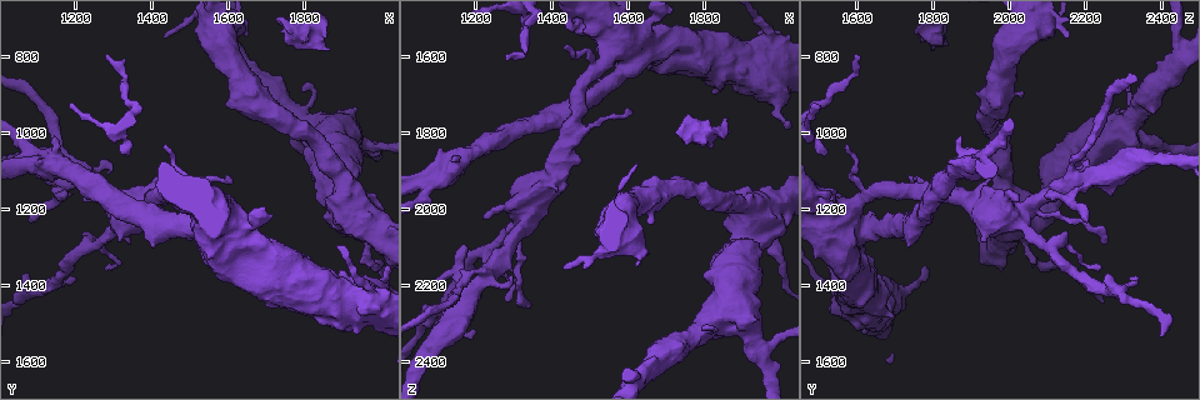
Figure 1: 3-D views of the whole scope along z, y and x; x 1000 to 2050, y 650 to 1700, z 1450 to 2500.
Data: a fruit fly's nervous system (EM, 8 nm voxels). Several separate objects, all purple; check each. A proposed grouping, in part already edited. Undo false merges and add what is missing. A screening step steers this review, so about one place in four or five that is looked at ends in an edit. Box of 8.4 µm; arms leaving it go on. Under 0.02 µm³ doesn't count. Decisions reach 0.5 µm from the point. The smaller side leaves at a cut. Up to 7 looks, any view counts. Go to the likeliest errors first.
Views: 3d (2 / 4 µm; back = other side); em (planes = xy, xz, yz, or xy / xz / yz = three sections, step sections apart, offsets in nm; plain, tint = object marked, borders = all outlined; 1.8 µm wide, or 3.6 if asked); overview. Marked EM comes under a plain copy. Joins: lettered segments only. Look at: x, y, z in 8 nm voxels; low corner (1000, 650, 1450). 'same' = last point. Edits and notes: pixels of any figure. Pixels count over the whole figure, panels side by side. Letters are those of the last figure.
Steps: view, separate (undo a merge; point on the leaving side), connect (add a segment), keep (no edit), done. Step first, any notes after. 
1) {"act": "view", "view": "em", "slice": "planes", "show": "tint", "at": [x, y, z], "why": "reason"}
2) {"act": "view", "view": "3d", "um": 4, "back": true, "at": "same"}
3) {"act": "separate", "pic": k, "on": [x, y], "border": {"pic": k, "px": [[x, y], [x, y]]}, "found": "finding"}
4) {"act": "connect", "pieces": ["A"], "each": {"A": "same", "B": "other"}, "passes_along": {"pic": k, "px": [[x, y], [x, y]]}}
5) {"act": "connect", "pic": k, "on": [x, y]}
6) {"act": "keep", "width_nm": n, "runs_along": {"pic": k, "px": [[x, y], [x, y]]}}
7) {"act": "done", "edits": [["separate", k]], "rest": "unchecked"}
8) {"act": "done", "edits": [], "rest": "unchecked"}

{"act": "view", "view": "em", "slice": "planes", "show": "borders", "at": [1285, 800, 1605], "why": "tapers out"}

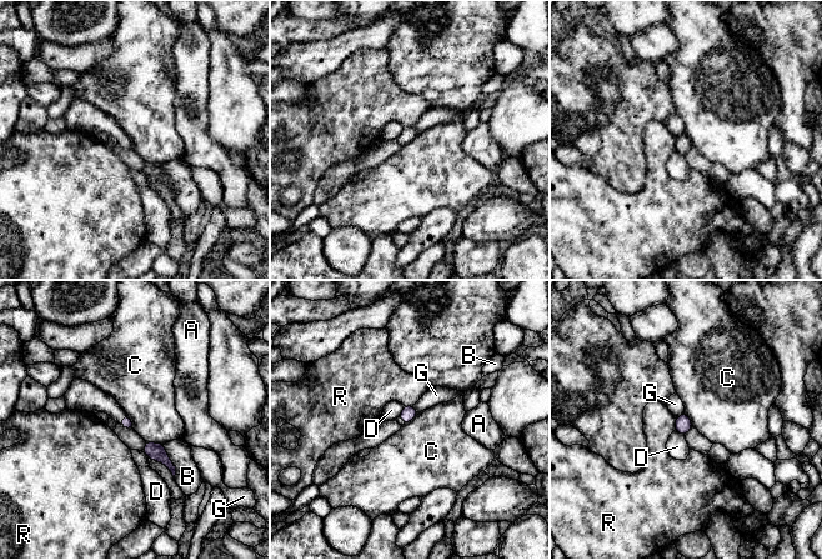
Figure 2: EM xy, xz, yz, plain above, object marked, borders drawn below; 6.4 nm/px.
{"act": "keep", "longest_contact_nm": ["B", 240], "each": {"A": "other", "B": "other", "C": "other", "D": "other", "G": "other", "R": "other"}, "border": {"pic": 2, "px": [[145, 440], [164, 444]]}, "found": "no lettered segment goes on from it"}

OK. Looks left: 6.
{"act": "view", "view": "em", "slice": "planes", "show": "tint", "at": [1795, 735, 1805]}

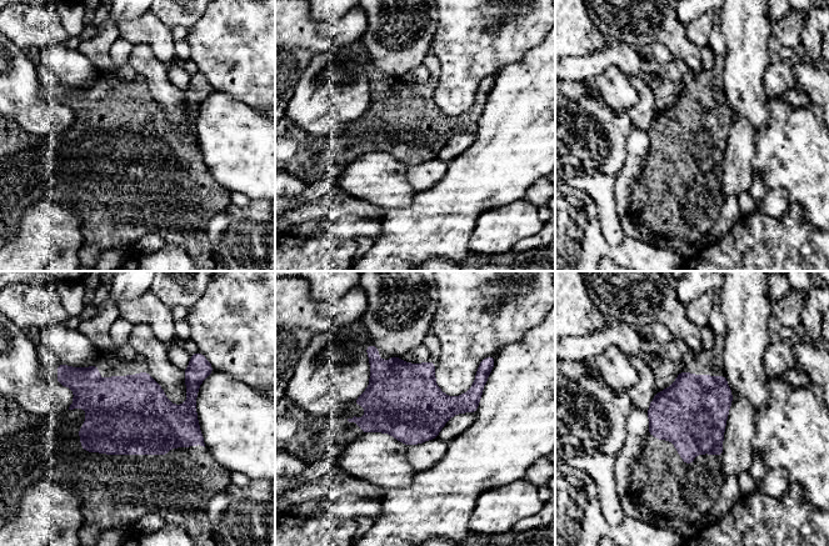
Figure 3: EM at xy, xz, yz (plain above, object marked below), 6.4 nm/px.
{"act": "view", "view": "em", "slice": "planes", "show": "borders", "at": "same", "why": "what lies round it"}

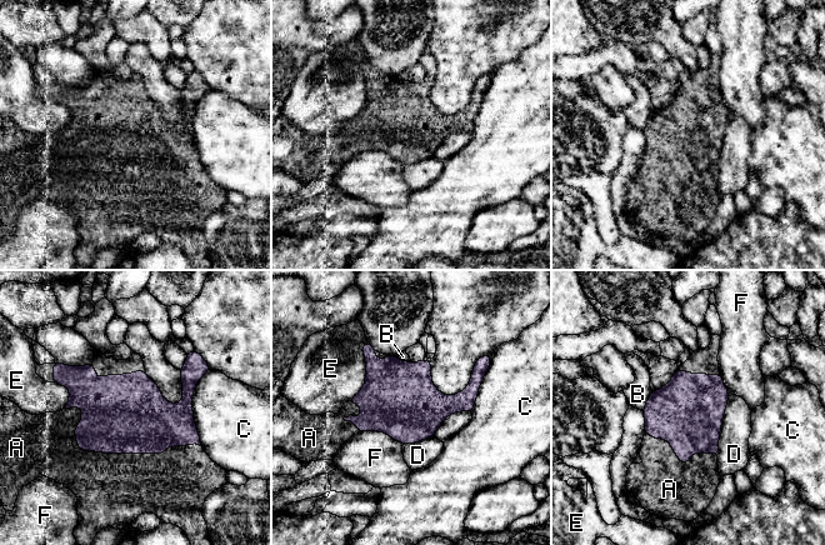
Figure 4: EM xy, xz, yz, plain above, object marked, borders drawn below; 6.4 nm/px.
{"act": "connect", "pieces": ["A"], "each": {"A": "same", "B": "other", "C": "other", "D": "other", "E": "other", "F": "other"}, "found": "the neuron continues"}

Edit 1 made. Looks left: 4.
{"act": "view", "view": "em", "um": 3.6, "slice": "xy", "step": 4, "show": "borders", "at": [1830, 995, 2295], "why": "calibre changes"}

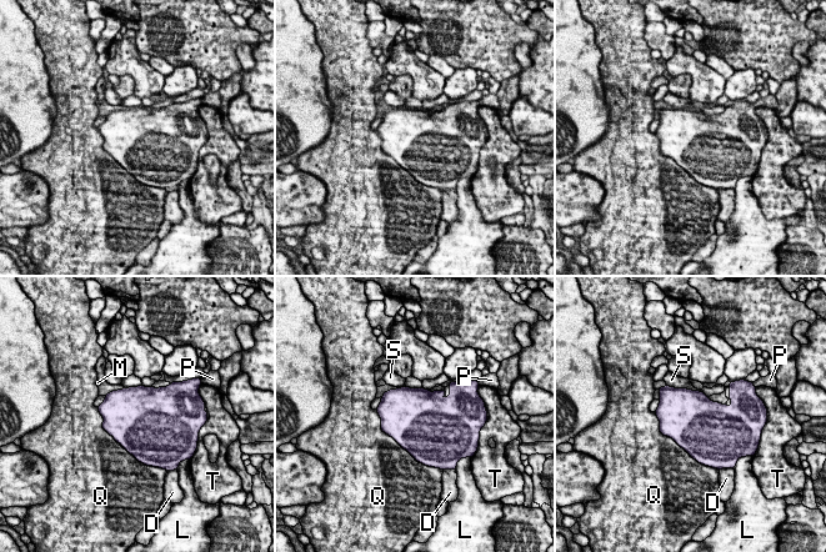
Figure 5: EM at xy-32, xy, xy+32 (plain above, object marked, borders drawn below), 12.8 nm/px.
{"act": "keep", "each": {"D": "other", "L": "other", "M": "other", "P": "other", "Q": "other", "S": "other", "T": "other"}, "border": {"pic": 5, "px": [[667, 385], [700, 392]]}, "found": "one neuron here"}

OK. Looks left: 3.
{"act": "done", "edits": [["connect", 4]], "rest": "unchecked"}

